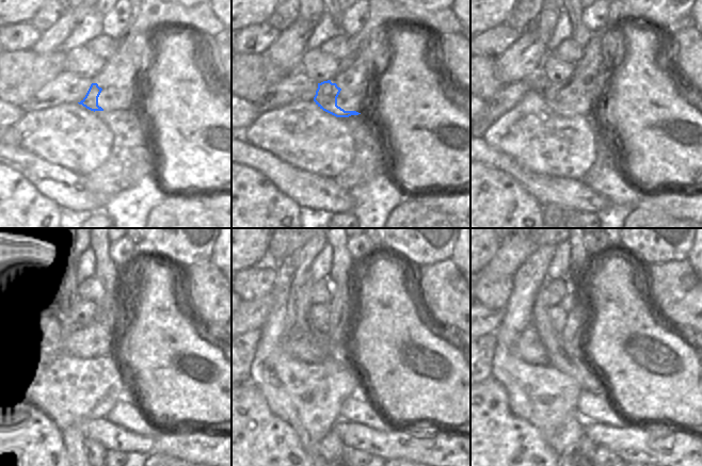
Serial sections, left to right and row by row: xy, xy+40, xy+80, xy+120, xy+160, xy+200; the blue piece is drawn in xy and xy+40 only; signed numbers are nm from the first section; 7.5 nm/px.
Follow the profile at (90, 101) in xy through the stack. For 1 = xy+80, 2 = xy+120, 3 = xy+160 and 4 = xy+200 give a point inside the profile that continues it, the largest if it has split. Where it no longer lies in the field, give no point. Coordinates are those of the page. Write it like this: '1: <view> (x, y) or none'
1: xy+80 (561, 97)
2: xy+120 (82, 339)
3: xy+160 (303, 322)
4: xy+200 (573, 365)

